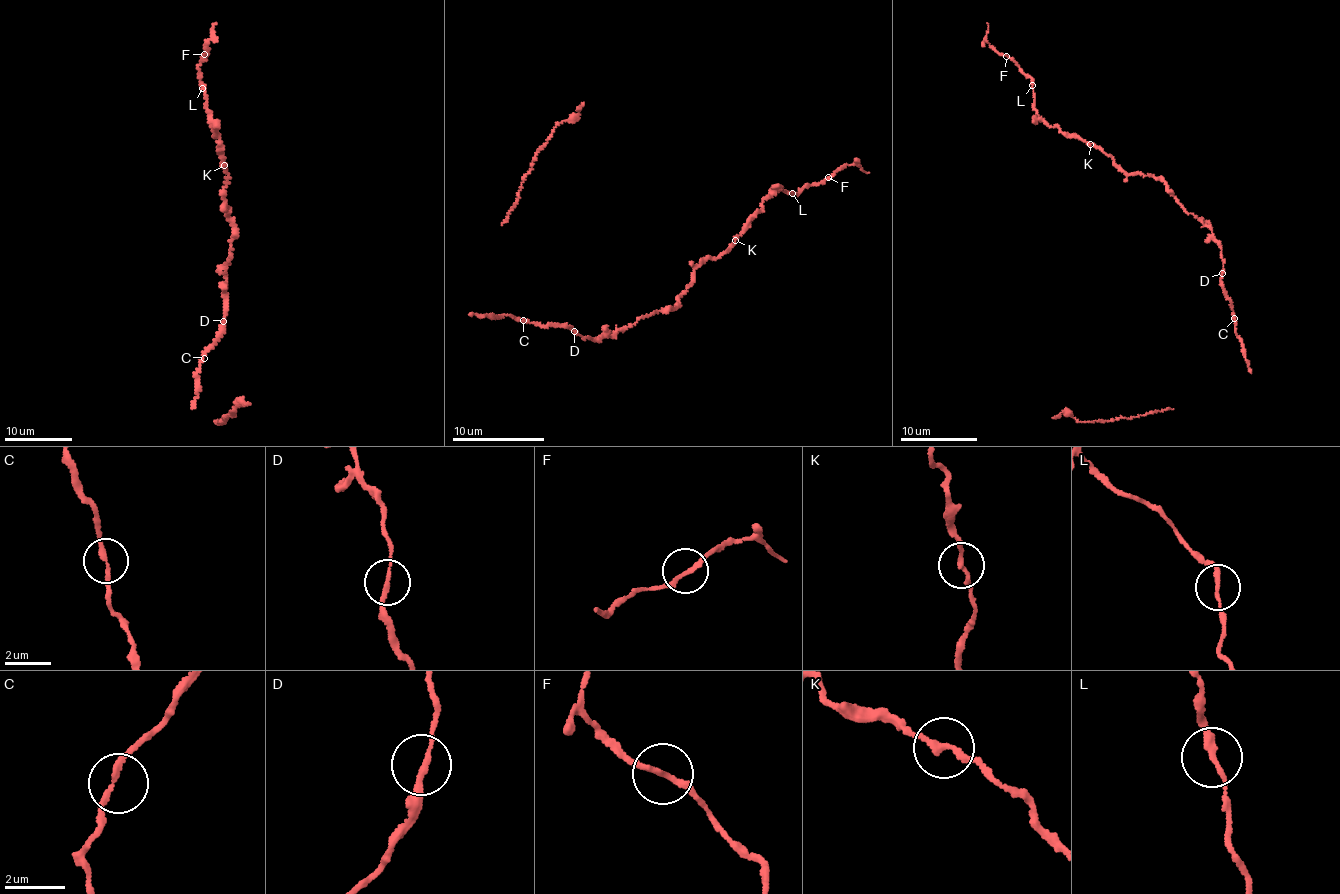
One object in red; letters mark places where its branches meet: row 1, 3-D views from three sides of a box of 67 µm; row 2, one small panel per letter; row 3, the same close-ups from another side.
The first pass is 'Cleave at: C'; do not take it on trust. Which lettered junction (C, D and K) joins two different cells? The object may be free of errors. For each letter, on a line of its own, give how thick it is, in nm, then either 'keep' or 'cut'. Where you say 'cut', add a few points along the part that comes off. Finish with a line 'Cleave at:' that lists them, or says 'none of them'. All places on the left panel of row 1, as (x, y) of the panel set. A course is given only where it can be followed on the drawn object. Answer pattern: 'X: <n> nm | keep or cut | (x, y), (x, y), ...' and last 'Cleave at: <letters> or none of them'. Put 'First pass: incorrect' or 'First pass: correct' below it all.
C: 190 nm | keep
D: 170 nm | keep
K: 190 nm | keep
Cleave at: none of them
First pass: incorrect

